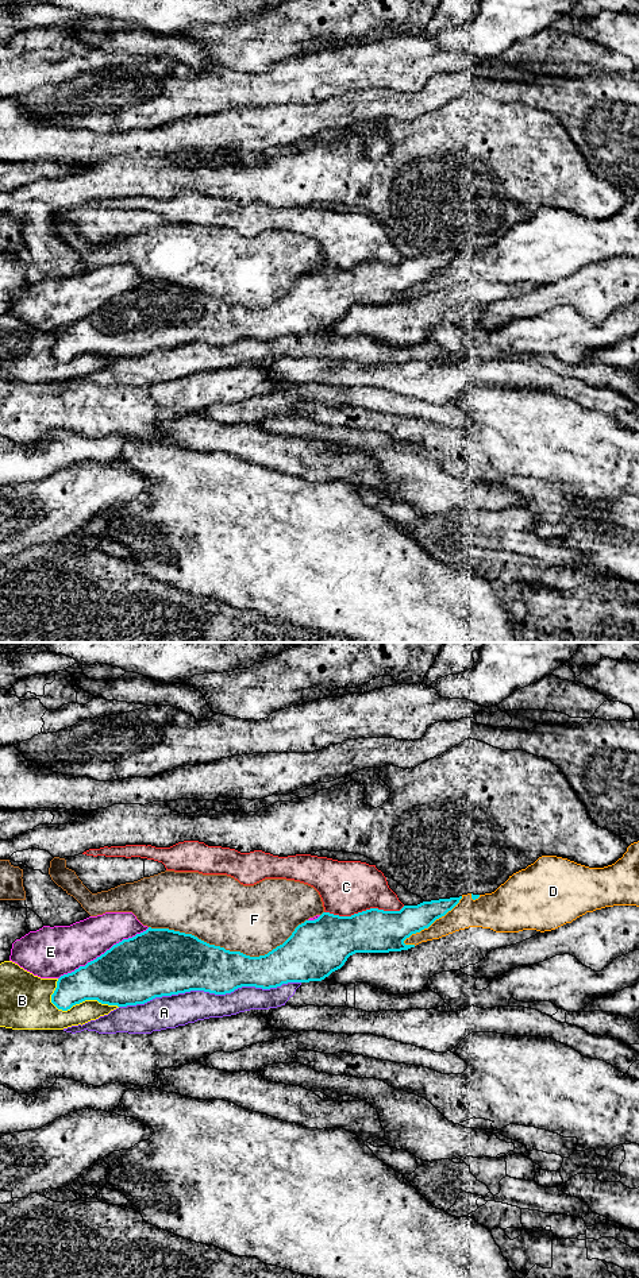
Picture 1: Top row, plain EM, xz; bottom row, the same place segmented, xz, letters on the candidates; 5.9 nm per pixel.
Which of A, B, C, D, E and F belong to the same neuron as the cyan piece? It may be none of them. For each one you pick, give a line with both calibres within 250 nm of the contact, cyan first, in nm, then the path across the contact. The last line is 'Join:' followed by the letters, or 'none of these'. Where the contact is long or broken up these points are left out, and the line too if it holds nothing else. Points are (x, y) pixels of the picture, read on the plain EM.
Join: none of these

